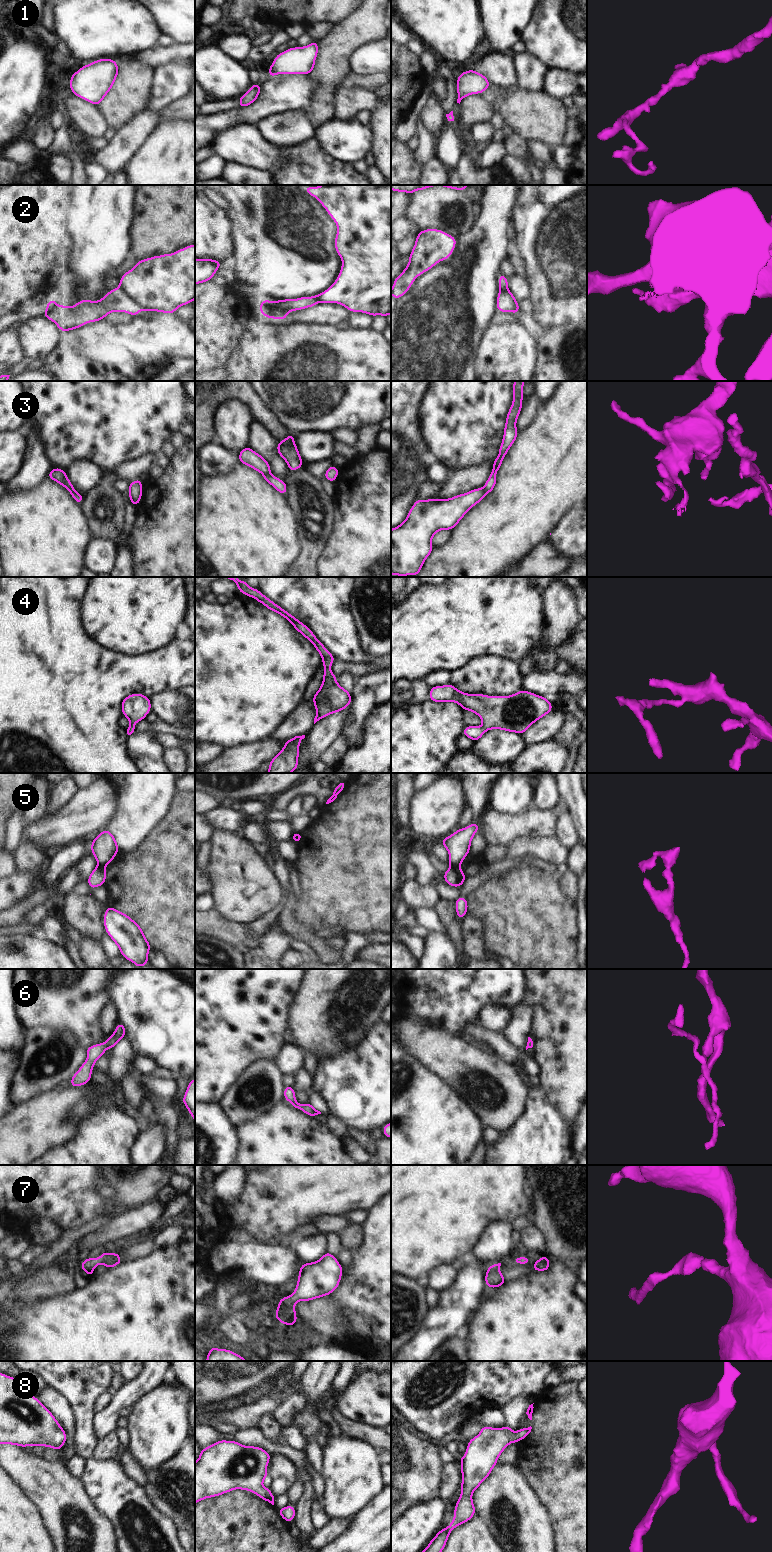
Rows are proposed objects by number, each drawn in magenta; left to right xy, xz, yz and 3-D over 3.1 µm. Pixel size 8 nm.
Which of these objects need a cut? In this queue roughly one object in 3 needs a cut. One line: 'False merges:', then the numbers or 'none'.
False merges: 2, 3, 5

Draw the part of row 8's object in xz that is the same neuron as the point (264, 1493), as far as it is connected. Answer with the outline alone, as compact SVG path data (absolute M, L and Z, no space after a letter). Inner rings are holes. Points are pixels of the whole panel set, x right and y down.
M220 1440L205 1449L195 1462L195 1504L203 1499L216 1497L235 1489L247 1490L274 1505L270 1488L262 1486L267 1479L267 1465L271 1455L255 1446L244 1446L236 1441Z

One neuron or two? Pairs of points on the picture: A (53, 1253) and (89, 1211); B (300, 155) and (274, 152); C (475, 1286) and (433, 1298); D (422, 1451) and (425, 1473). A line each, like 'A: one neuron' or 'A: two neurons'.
A: two neurons
B: two neurons
C: two neurons
D: one neuron

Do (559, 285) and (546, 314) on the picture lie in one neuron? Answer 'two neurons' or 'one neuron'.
one neuron

